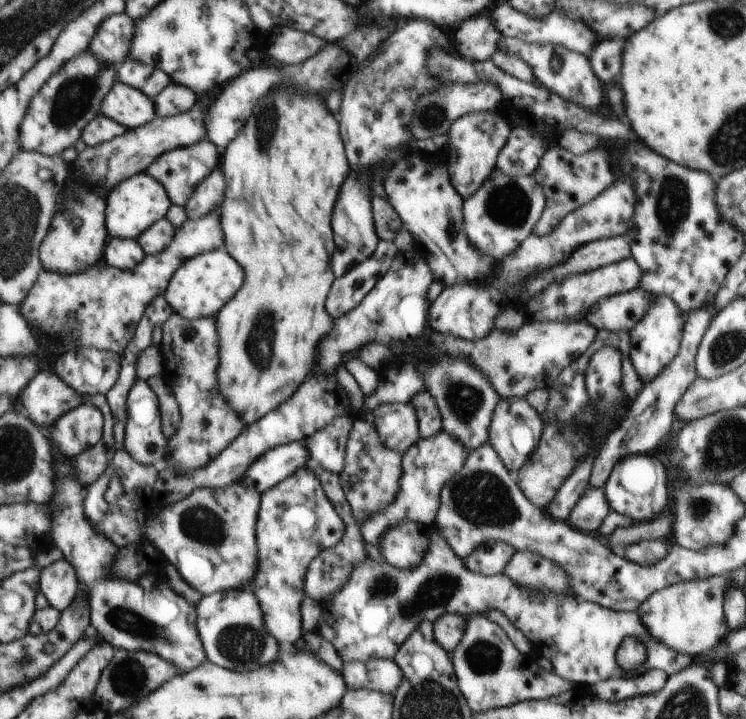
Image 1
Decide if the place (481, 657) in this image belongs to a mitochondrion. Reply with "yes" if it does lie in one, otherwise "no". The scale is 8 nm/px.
yes

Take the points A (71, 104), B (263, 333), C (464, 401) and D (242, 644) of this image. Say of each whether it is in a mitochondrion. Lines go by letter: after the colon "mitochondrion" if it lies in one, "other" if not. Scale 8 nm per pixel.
A: mitochondrion
B: mitochondrion
C: mitochondrion
D: mitochondrion

